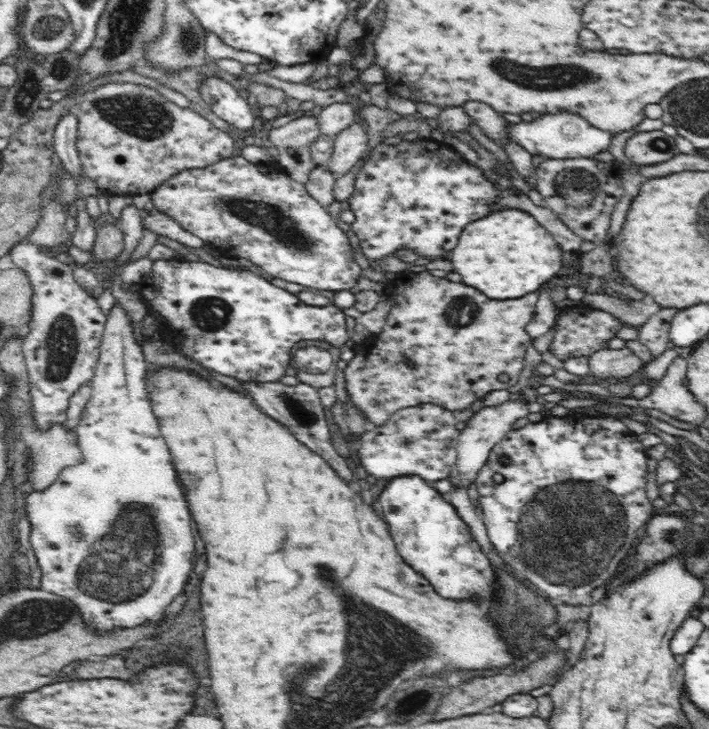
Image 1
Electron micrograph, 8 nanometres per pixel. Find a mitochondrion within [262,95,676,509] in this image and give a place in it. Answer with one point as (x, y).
(576, 186)

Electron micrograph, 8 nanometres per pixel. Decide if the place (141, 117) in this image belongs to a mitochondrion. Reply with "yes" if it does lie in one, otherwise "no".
yes

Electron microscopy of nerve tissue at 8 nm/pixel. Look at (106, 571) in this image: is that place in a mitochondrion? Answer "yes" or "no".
yes

